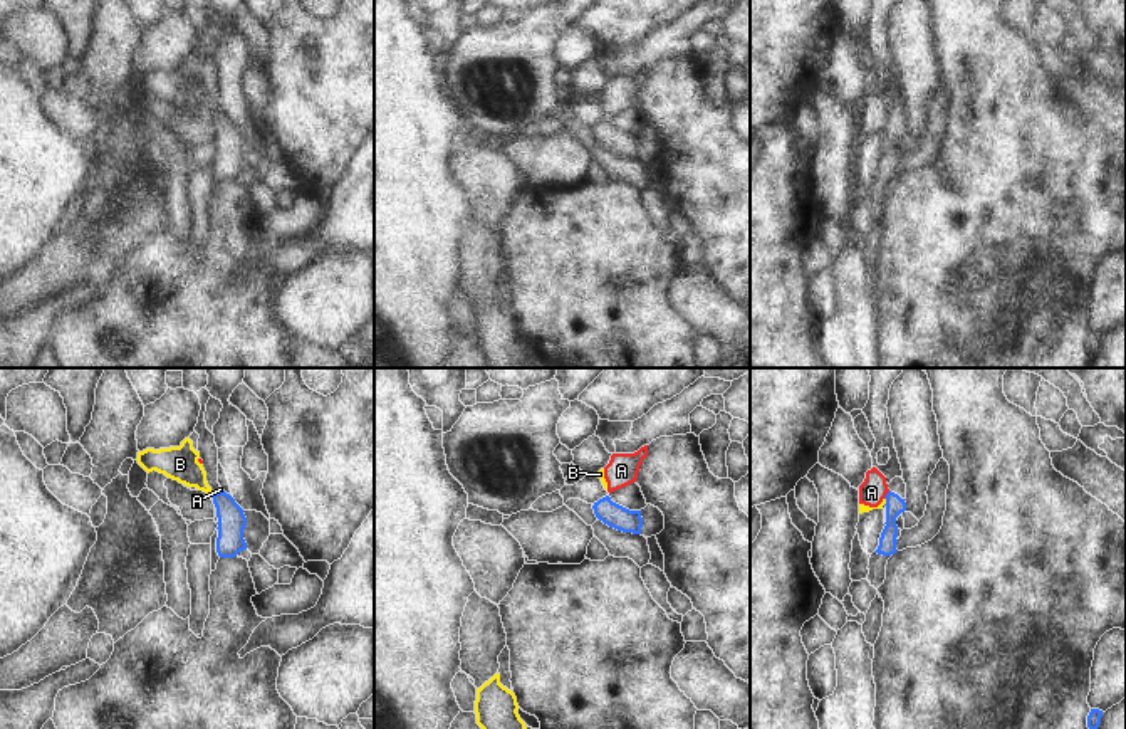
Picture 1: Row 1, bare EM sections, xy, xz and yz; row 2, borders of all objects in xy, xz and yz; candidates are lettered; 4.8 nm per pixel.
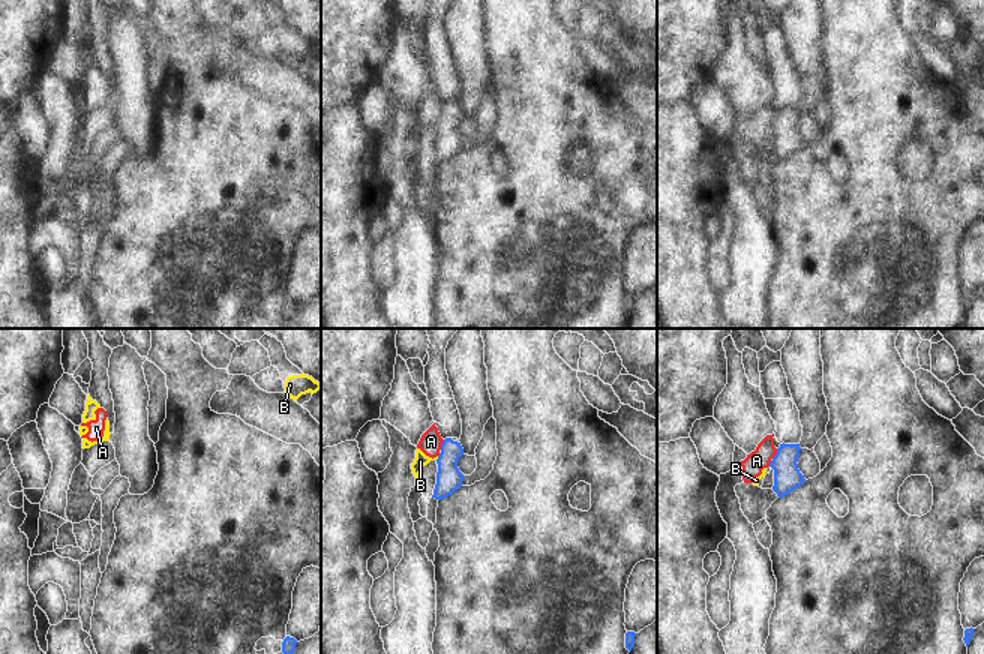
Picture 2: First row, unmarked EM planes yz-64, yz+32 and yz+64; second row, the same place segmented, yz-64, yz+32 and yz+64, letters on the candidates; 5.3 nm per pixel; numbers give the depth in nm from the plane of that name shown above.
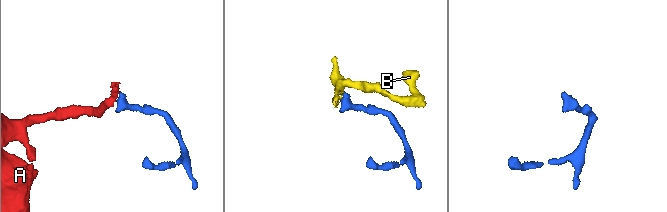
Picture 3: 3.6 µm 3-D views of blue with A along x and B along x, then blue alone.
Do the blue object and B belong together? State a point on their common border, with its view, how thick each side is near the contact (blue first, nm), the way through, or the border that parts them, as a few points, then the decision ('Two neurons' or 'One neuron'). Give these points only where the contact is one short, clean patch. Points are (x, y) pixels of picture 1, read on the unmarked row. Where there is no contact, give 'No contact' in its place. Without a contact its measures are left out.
Touches blue at yz (886, 125). Thickness 90 nm (blue) against 40 nm. Boundary: yz (885, 121), (883, 128). Two neurons.

